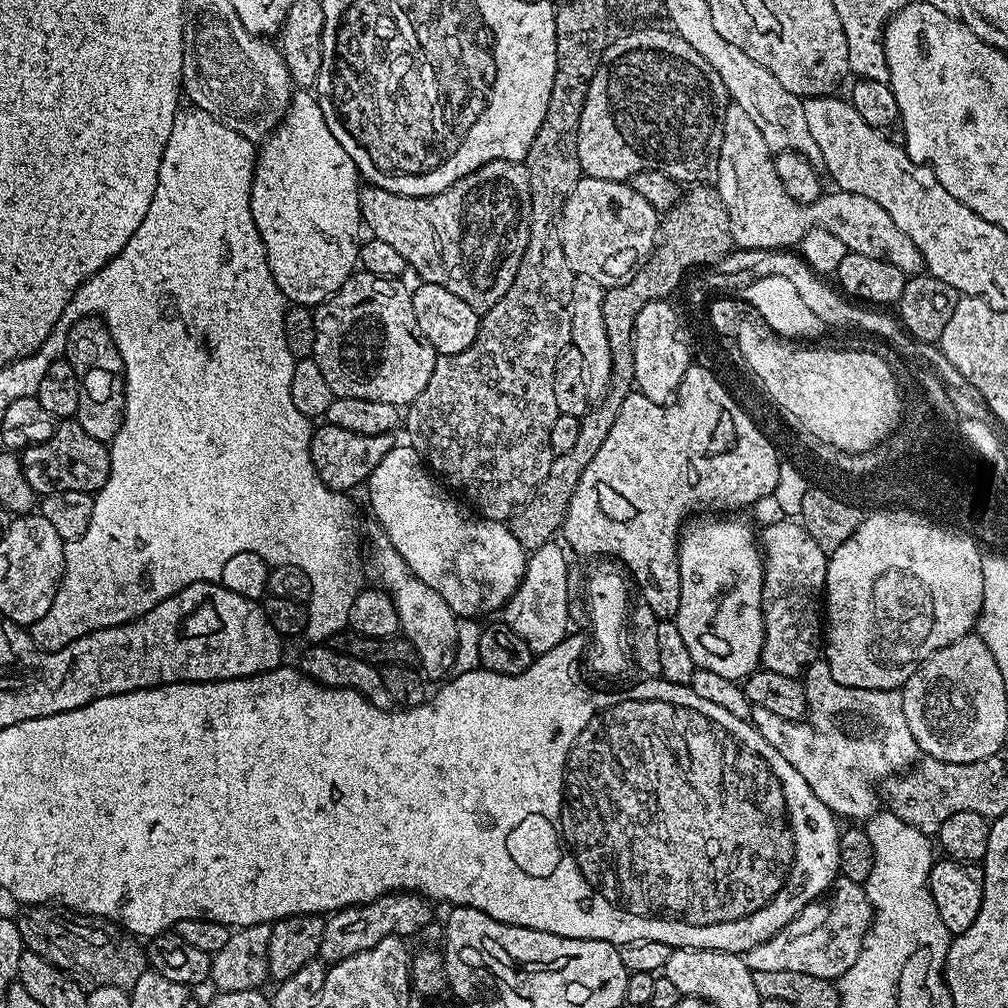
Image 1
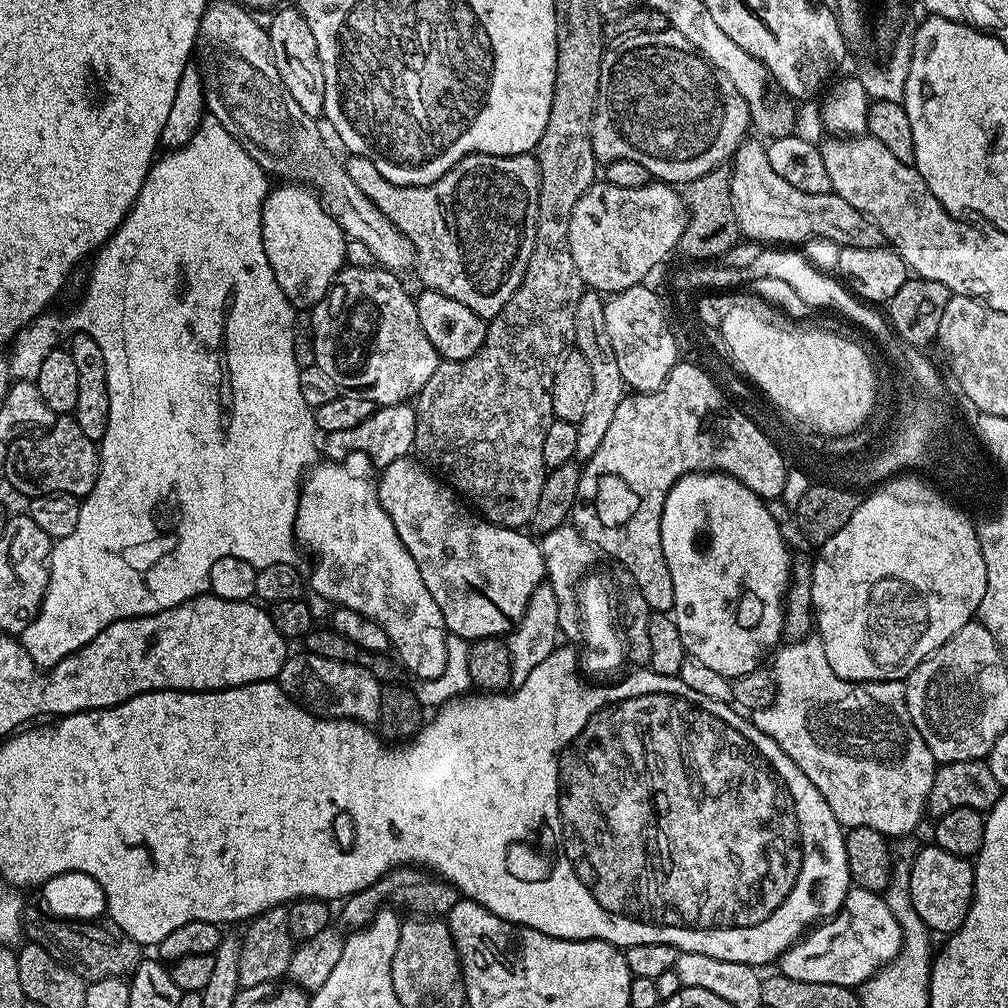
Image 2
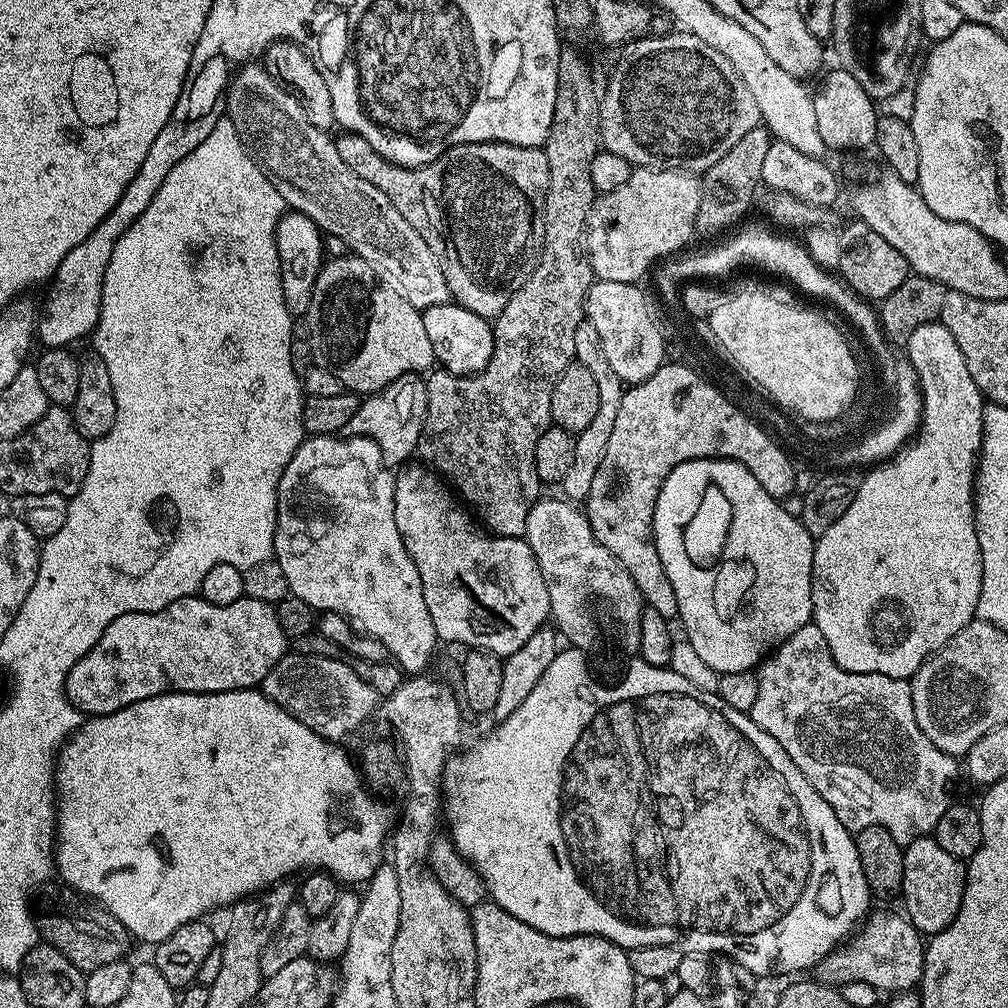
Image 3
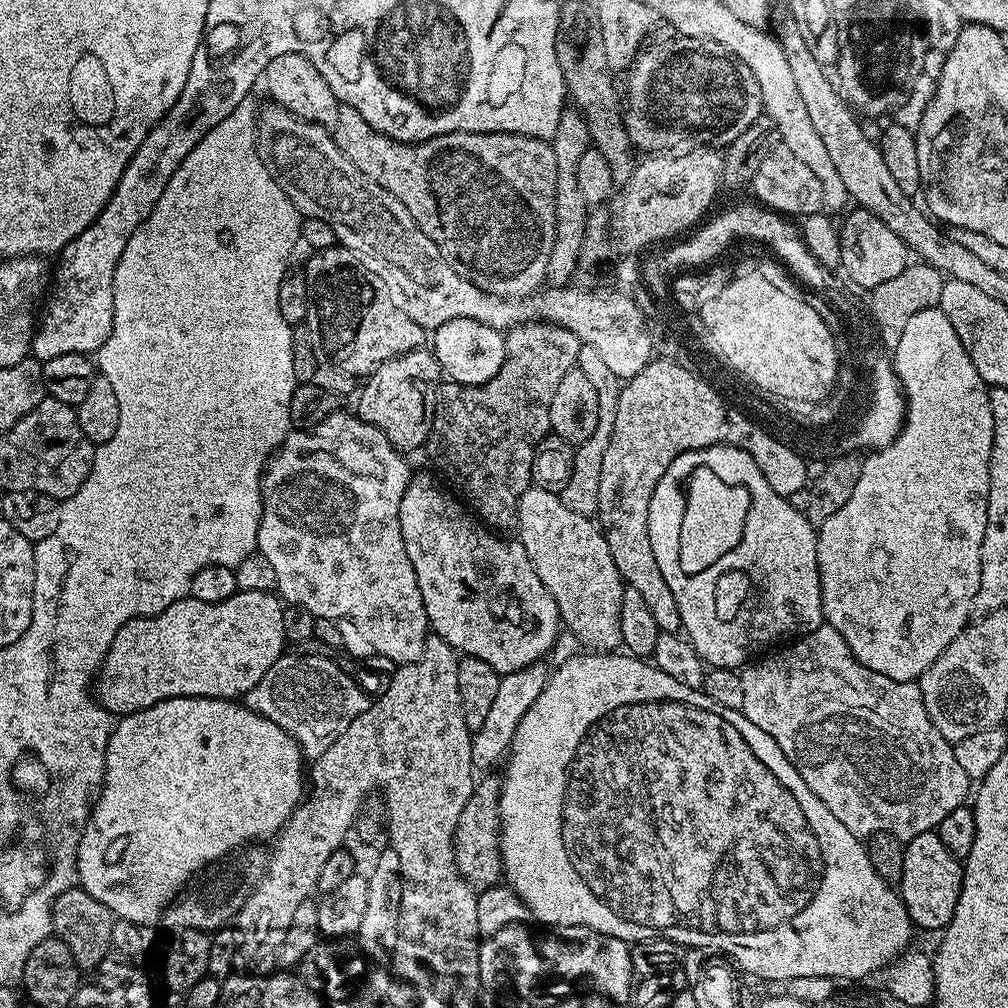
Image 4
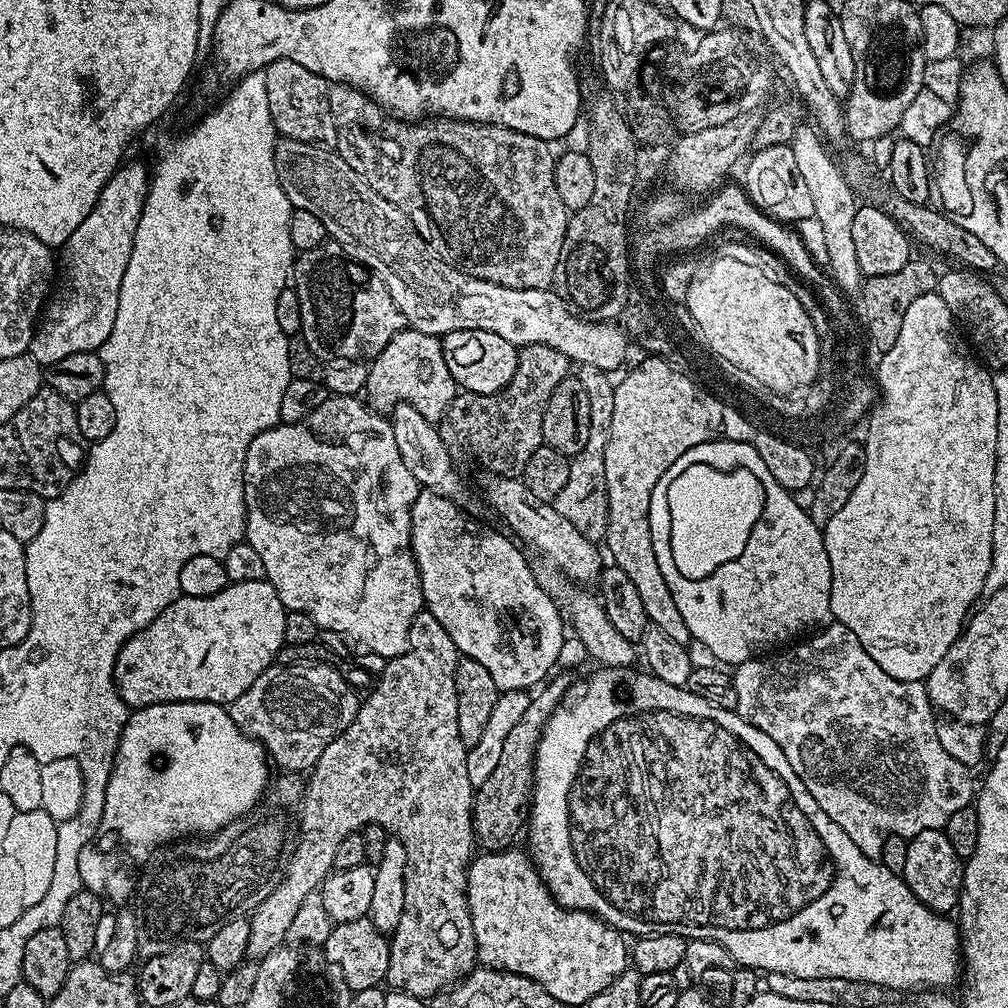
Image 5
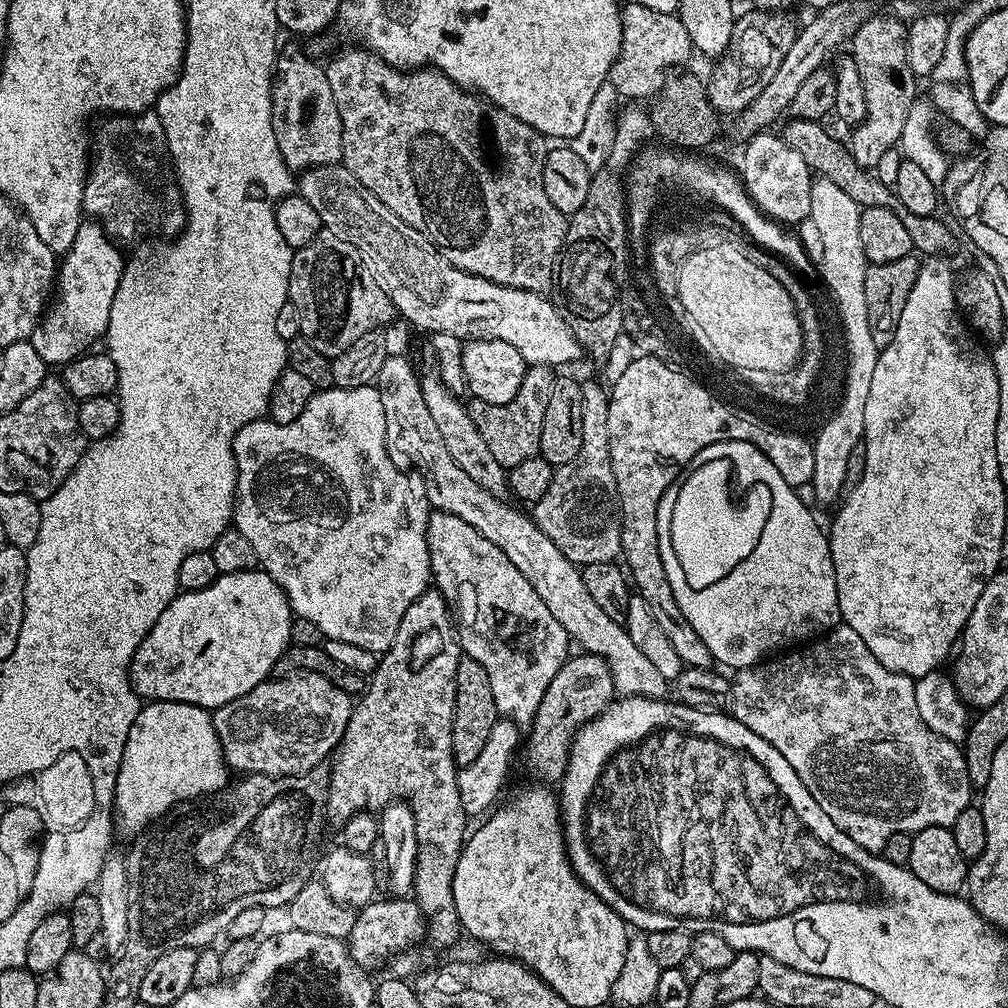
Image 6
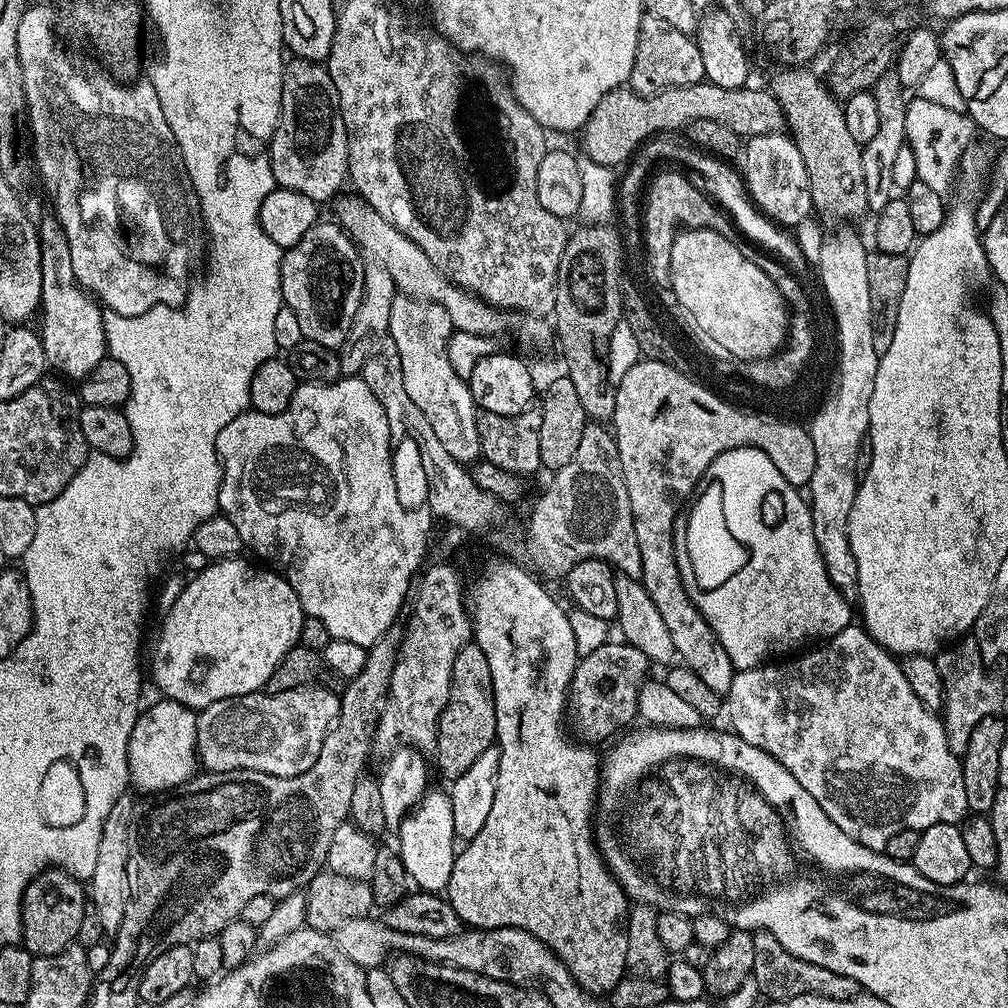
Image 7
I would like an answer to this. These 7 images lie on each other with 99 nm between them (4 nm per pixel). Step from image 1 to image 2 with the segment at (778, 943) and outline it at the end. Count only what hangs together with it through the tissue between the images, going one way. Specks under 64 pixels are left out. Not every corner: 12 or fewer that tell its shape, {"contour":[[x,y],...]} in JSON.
{"contour":[[853,886],[780,956],[797,982],[856,990],[900,953],[879,892]]}

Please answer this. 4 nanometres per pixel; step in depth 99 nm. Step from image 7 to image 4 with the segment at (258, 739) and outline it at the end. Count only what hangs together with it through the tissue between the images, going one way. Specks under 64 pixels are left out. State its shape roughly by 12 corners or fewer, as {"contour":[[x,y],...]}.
{"contour":[[285,654],[244,693],[309,761],[368,709],[324,654]]}

